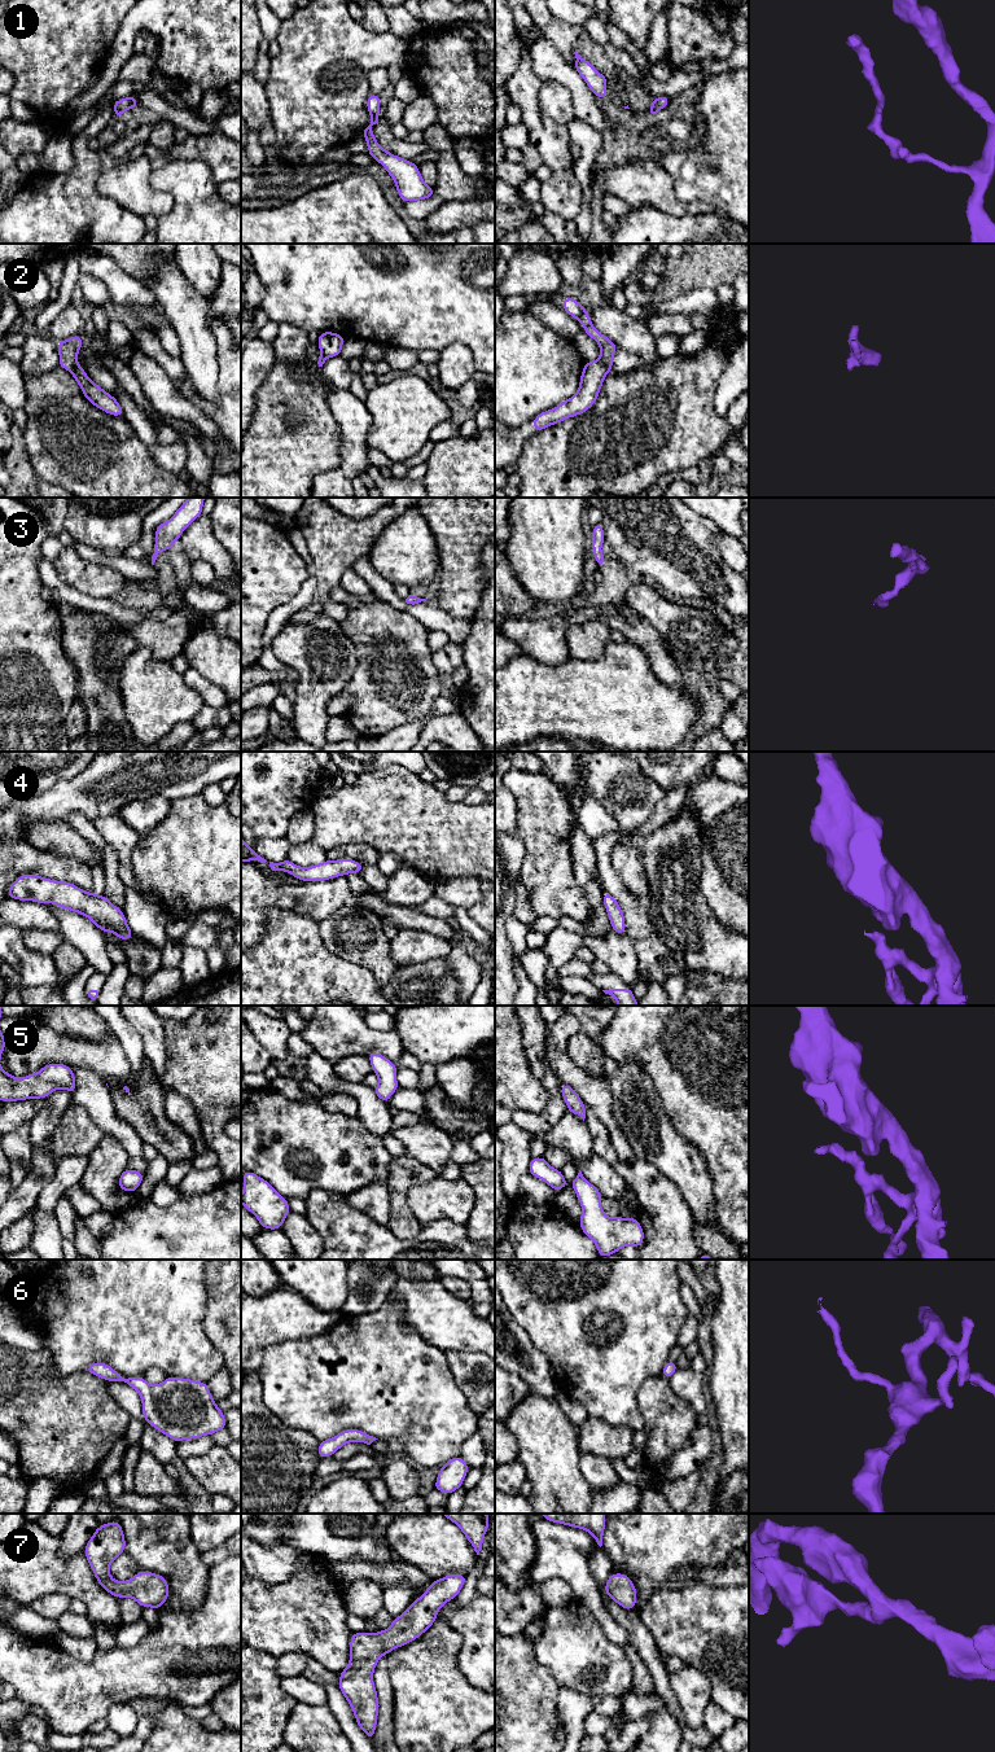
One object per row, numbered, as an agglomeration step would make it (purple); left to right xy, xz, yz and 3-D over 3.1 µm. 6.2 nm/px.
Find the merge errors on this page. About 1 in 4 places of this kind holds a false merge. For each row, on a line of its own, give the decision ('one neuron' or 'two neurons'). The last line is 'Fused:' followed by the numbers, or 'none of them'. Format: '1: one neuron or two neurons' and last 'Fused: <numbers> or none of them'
1: one neuron
2: two neurons
3: one neuron
4: one neuron
5: one neuron
6: one neuron
7: one neuron
Fused: 2

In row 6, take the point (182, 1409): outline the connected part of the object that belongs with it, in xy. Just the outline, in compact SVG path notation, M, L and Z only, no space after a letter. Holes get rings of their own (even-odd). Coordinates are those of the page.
M92 1362L84 1371L109 1383L119 1381L132 1387L141 1398L144 1420L176 1444L183 1440L194 1440L225 1429L227 1420L224 1412L216 1406L207 1383L168 1376L163 1383L150 1385L144 1376L123 1377L108 1363L102 1362Z

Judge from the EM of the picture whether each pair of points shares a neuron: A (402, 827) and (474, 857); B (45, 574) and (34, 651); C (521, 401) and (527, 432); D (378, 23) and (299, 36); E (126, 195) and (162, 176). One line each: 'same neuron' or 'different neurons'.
A: same neuron
B: different neurons
C: different neurons
D: different neurons
E: different neurons

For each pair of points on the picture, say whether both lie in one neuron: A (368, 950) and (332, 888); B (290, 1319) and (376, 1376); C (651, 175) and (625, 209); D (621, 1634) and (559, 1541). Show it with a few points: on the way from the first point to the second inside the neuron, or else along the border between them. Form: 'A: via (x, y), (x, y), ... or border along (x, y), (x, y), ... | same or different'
A: border along (349, 901), (319, 922) | different
B: border along (341, 1318), (321, 1334), (285, 1341) | different
C: border along (606, 192), (618, 196), (631, 207) | different
D: via (600, 1612), (571, 1564) | same

